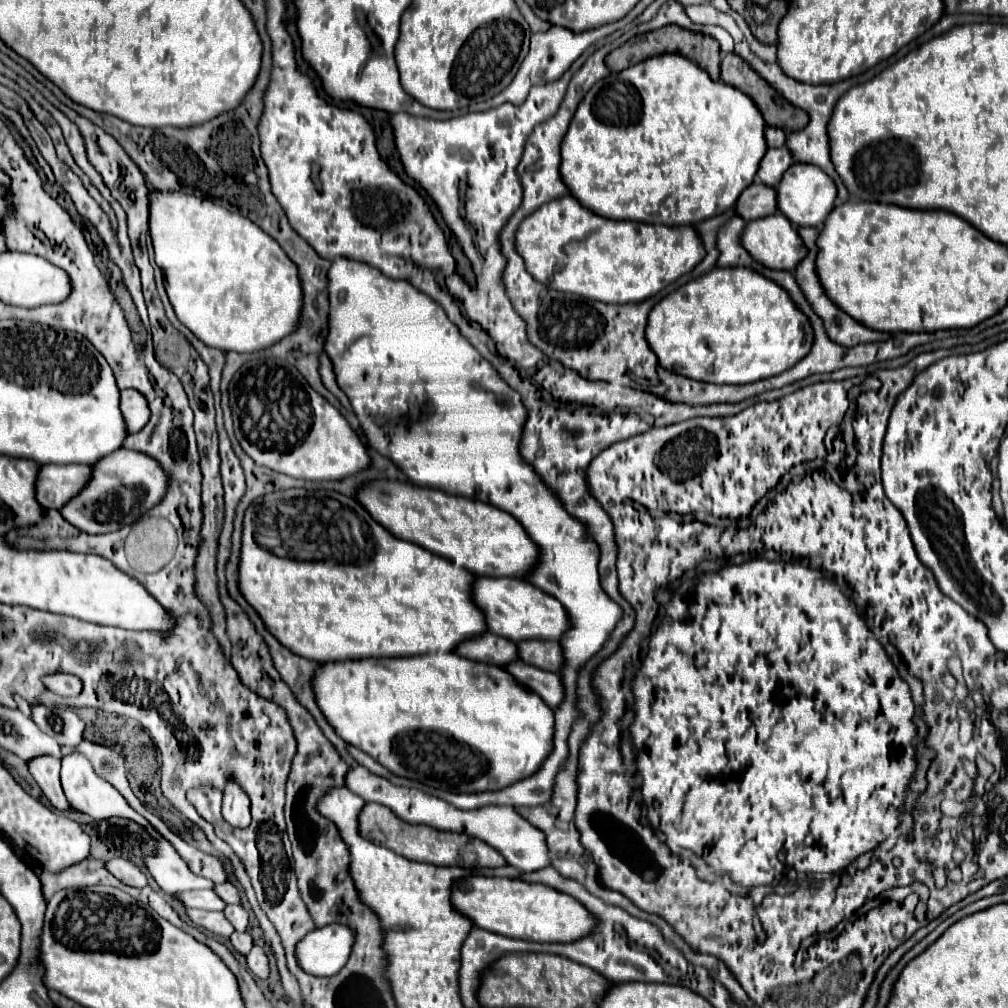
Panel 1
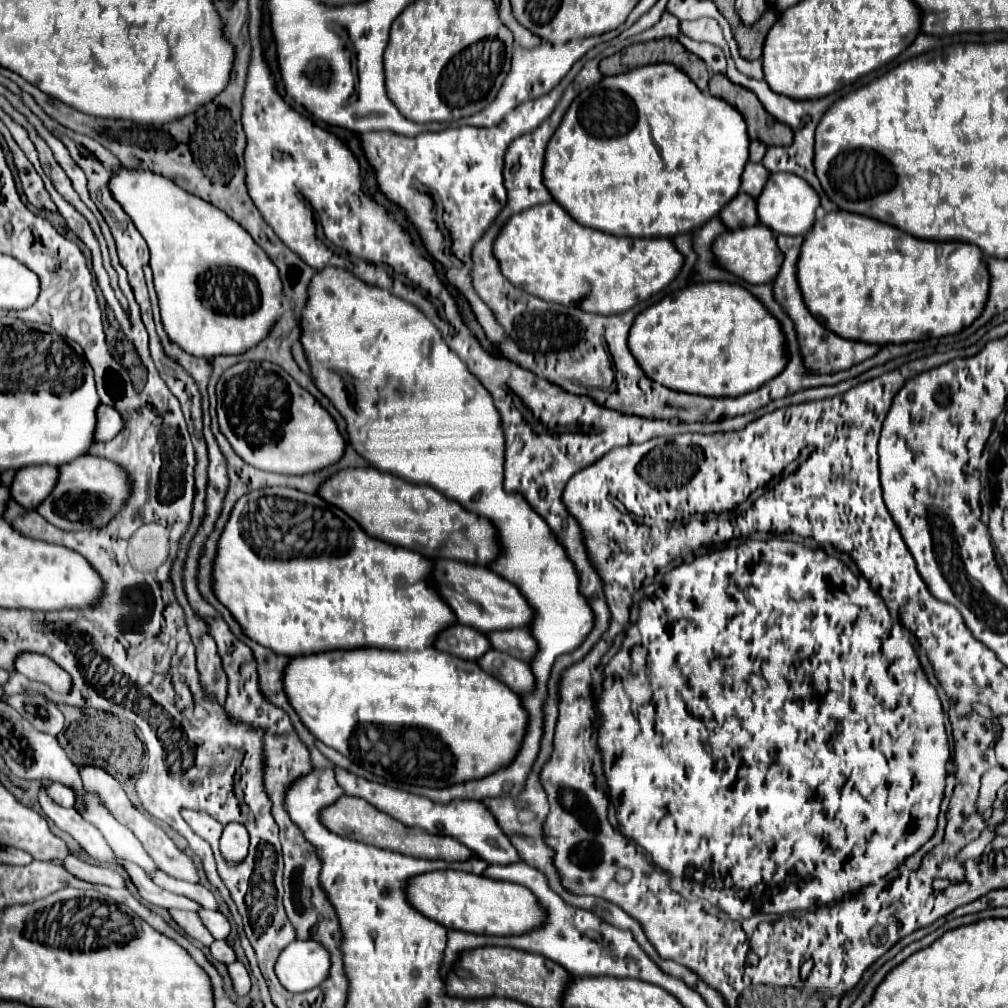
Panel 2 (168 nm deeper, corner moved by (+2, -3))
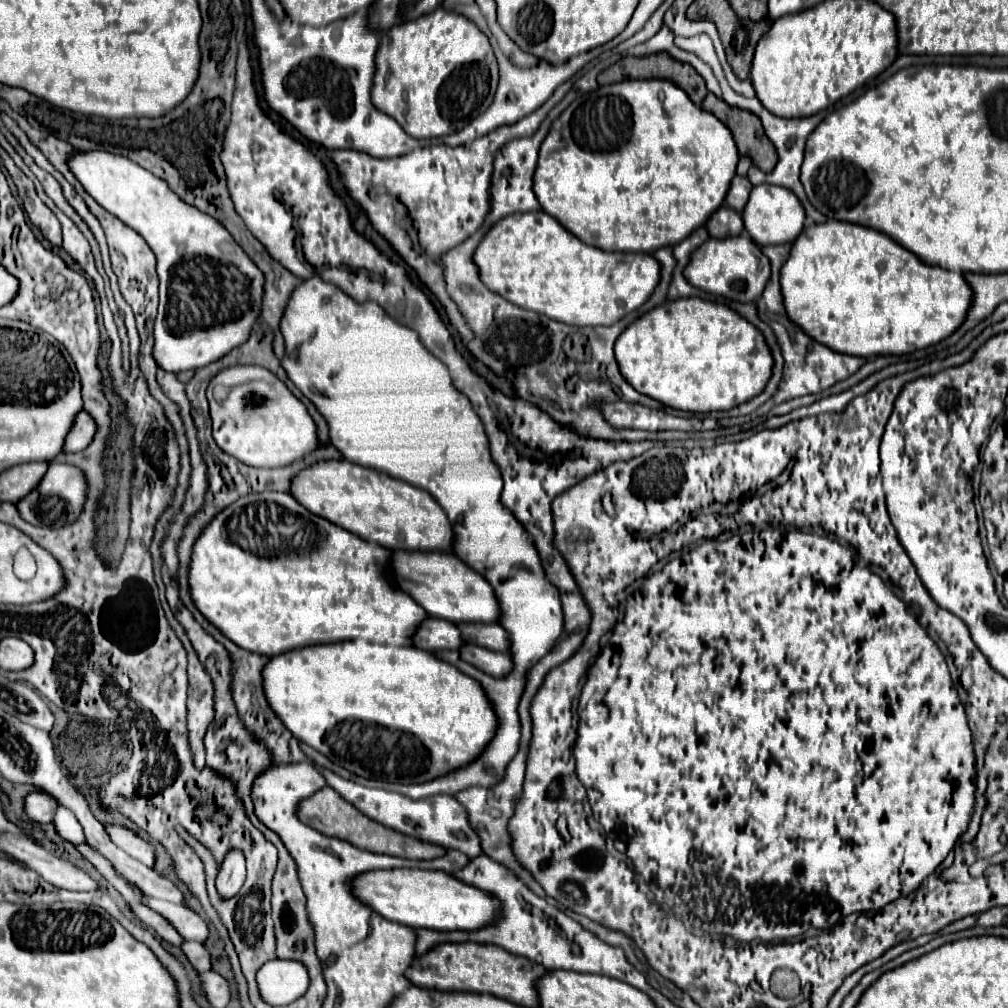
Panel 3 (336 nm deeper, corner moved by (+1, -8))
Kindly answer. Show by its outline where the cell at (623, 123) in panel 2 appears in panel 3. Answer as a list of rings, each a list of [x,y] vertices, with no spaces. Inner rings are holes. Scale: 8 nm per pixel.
[[[625,80],[619,84],[611,84],[611,86],[601,86],[589,94],[577,96],[561,112],[561,116],[553,120],[551,130],[539,148],[539,160],[537,160],[537,168],[533,174],[533,192],[541,204],[543,212],[553,216],[567,232],[577,236],[581,242],[595,246],[595,248],[601,248],[601,250],[653,254],[655,250],[659,250],[663,246],[675,246],[677,242],[685,240],[695,228],[705,226],[707,218],[719,206],[723,206],[729,182],[735,176],[737,162],[739,162],[737,146],[733,142],[729,128],[721,120],[711,116],[709,112],[695,106],[681,88],[677,88],[669,80]]]

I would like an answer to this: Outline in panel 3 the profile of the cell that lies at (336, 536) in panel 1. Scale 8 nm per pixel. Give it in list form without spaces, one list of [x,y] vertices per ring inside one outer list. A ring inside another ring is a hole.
[[[259,492],[259,494],[247,494],[239,500],[235,500],[231,506],[223,508],[199,534],[199,538],[193,544],[191,564],[189,564],[189,592],[193,598],[195,608],[207,616],[207,620],[231,642],[235,642],[239,648],[245,648],[249,652],[259,652],[263,656],[277,656],[295,648],[305,648],[313,644],[329,644],[329,642],[343,642],[343,640],[367,640],[367,642],[383,642],[393,646],[411,646],[411,632],[415,632],[415,624],[427,616],[411,596],[395,588],[385,578],[385,568],[389,564],[391,552],[379,544],[371,544],[361,540],[359,536],[331,524],[329,520],[323,520],[309,510],[305,510],[299,502],[295,502],[287,492]]]

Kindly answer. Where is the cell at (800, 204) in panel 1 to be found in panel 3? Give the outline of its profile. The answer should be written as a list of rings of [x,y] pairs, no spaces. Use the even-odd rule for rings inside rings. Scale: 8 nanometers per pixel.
[[[759,184],[751,190],[741,218],[743,218],[747,234],[751,236],[751,240],[757,246],[787,244],[787,242],[793,242],[799,236],[799,232],[803,230],[805,210],[799,204],[799,200],[795,200],[795,196],[791,196],[791,192],[787,192],[787,188],[779,188],[773,184]]]

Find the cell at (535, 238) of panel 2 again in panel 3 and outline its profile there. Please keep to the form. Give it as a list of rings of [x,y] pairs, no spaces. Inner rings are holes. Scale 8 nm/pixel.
[[[545,212],[511,214],[495,222],[475,248],[473,260],[479,268],[481,282],[491,290],[509,300],[511,304],[545,314],[551,320],[569,326],[613,326],[625,314],[637,310],[647,302],[659,282],[659,262],[651,254],[625,254],[625,252],[603,252],[595,246],[583,244],[571,232],[565,232],[561,224]]]

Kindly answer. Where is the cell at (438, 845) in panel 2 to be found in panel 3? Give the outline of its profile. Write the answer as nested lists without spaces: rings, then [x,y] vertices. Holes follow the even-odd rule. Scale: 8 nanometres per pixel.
[[[325,786],[321,790],[317,790],[311,798],[307,800],[301,800],[299,802],[299,808],[297,808],[297,816],[303,824],[309,824],[311,828],[319,830],[321,834],[325,832],[327,836],[335,836],[335,838],[341,838],[361,850],[369,850],[369,852],[375,852],[375,854],[389,854],[389,856],[399,856],[399,858],[411,858],[411,860],[433,860],[433,858],[439,858],[443,856],[445,848],[441,846],[435,846],[435,844],[429,844],[429,842],[423,842],[419,838],[413,838],[413,836],[405,836],[397,830],[391,830],[371,818],[367,818],[365,814],[361,814],[359,810],[355,810],[353,804],[345,802],[333,788]]]

